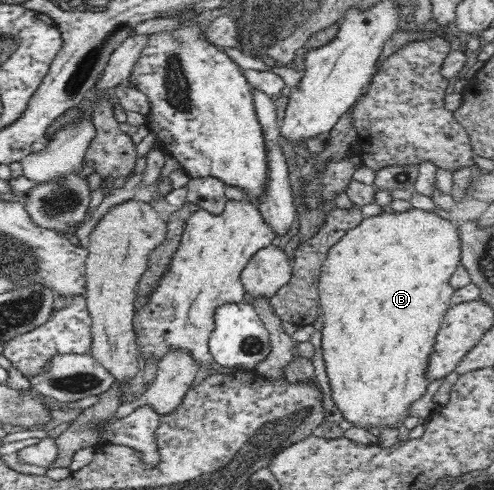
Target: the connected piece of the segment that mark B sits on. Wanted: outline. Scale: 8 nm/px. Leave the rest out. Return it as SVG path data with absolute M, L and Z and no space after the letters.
M412 208L405 213L383 212L380 215L365 217L359 226L347 231L347 234L329 249L327 257L321 265L318 281L319 306L323 310L321 353L323 361L325 361L325 371L329 377L333 403L341 411L343 417L349 423L353 423L355 427L361 427L361 429L377 427L381 430L385 427L401 427L403 421L412 414L409 409L411 403L427 393L430 383L425 371L429 365L429 357L433 353L435 337L437 337L446 312L452 308L451 301L455 289L450 284L450 277L456 267L460 265L461 241L457 234L458 229L460 227L455 225L451 219L448 221L437 214L421 209Z

